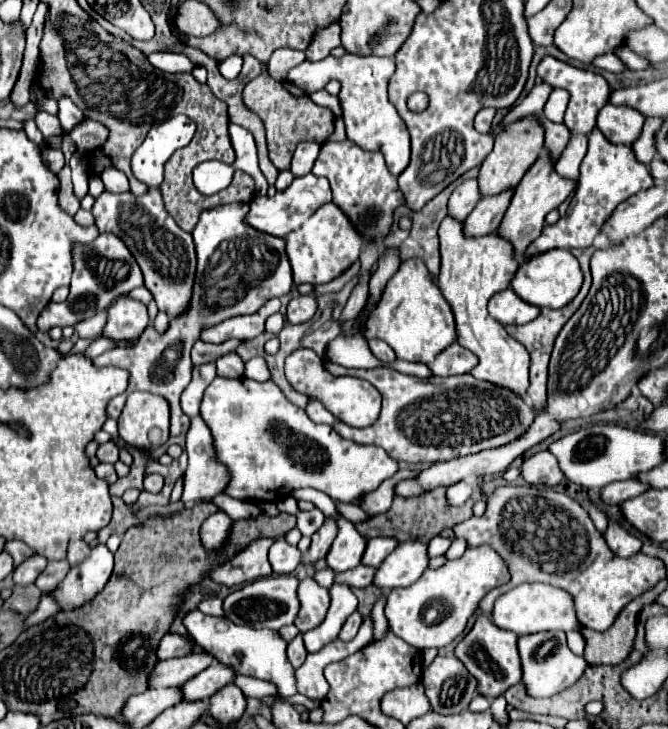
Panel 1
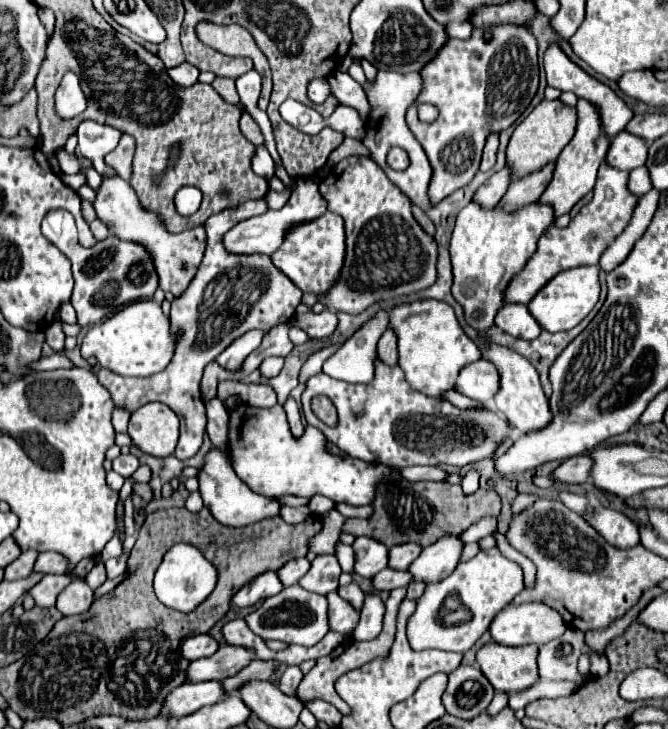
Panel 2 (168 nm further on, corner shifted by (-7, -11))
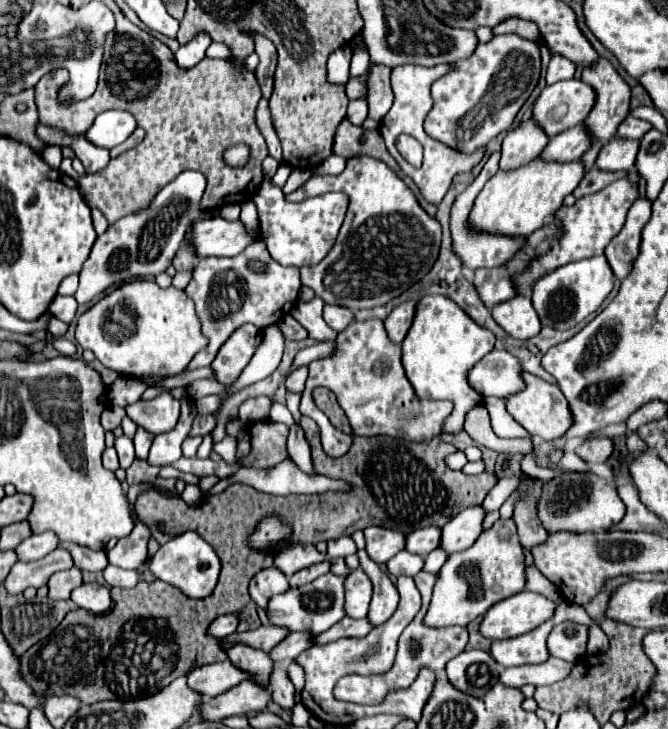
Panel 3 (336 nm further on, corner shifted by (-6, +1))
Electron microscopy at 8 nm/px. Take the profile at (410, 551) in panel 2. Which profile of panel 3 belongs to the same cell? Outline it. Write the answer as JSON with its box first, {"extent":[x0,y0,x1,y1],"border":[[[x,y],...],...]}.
{"extent":[407,528,441,556],"border":[[[421,528],[407,536],[407,550],[419,556],[427,556],[435,548],[439,548],[441,528]]]}

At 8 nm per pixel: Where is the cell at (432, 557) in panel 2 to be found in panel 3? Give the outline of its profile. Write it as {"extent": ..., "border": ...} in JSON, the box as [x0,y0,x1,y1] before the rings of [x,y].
{"extent":[441,506,487,554],"border":[[[471,506],[459,512],[459,516],[455,516],[443,526],[441,548],[447,550],[449,554],[467,550],[471,544],[475,544],[475,540],[483,532],[485,516],[487,512],[483,510],[483,506]]]}

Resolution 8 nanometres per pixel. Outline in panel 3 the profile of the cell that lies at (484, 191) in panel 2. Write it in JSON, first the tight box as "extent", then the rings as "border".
{"extent":[501,118,549,170],"border":[[[531,118],[517,128],[509,130],[509,134],[503,140],[503,150],[501,150],[501,170],[513,170],[535,156],[543,152],[543,148],[549,144],[549,136],[543,134],[543,128]]]}

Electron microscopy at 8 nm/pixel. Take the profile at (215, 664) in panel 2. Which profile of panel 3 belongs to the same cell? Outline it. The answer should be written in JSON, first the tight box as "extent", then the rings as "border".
{"extent":[221,624,289,652],"border":[[[269,624],[269,626],[261,626],[261,628],[257,628],[257,630],[243,632],[243,634],[235,632],[235,634],[227,636],[227,638],[223,638],[221,646],[227,648],[227,646],[231,646],[231,644],[235,644],[235,642],[243,642],[243,644],[249,644],[249,646],[253,646],[253,648],[261,648],[261,650],[265,650],[265,652],[271,652],[287,634],[289,634],[287,628],[279,628],[279,626],[275,626],[275,624]]]}

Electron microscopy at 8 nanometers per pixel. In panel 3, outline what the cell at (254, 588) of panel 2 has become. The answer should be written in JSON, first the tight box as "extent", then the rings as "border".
{"extent":[249,568,287,610],"border":[[[267,568],[267,570],[261,570],[249,584],[249,594],[251,594],[251,600],[261,606],[263,610],[267,610],[267,602],[271,596],[275,594],[281,594],[281,592],[287,592],[287,578],[283,572],[279,572],[277,568]]]}

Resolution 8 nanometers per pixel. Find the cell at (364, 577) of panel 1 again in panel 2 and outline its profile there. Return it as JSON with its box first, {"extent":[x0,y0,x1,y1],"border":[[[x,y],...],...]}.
{"extent":[372,570,412,592],"border":[[[382,570],[378,572],[374,578],[372,578],[372,586],[376,592],[382,592],[382,590],[394,590],[398,586],[408,586],[412,580],[412,576],[408,572],[400,572],[400,570]]]}

